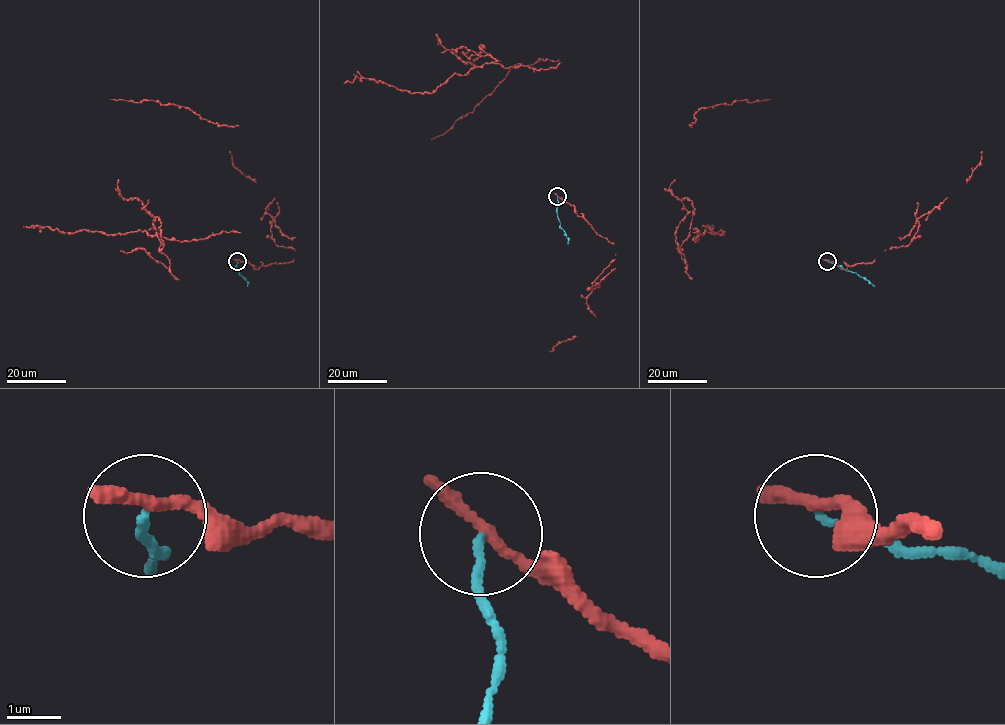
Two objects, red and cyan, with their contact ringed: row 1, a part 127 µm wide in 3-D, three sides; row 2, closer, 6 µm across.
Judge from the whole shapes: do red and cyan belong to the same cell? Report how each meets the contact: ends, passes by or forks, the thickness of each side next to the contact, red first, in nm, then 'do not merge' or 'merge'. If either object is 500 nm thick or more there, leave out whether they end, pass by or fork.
red passes by | cyan ends | 190/140 nm | do not merge

